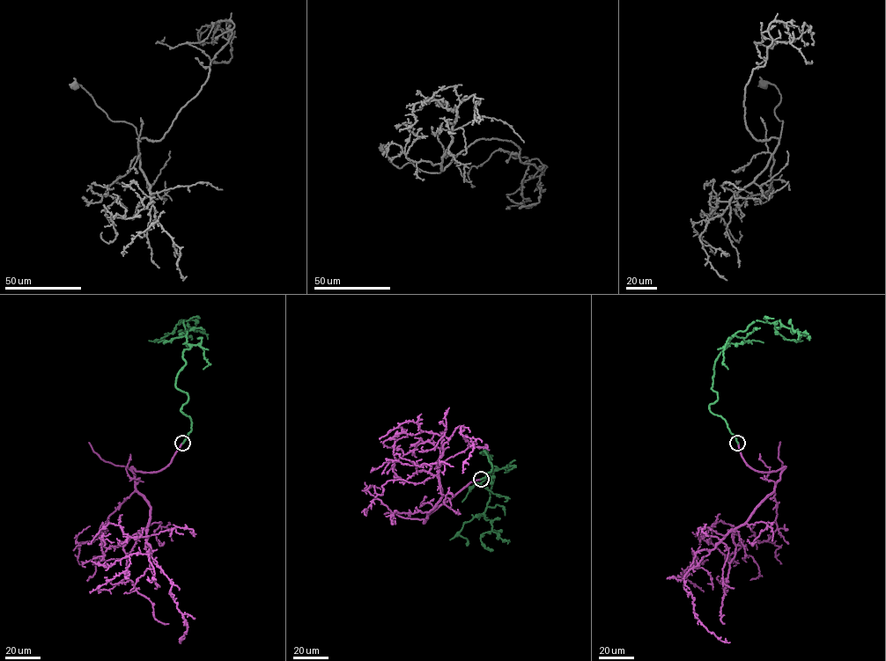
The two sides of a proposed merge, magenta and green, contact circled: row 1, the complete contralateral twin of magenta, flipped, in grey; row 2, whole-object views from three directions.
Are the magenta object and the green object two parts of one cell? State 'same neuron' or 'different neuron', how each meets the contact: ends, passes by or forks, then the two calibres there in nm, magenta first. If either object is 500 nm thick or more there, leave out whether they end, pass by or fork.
different neuron; magenta ends; green ends; calibres 320 and 380 nm

